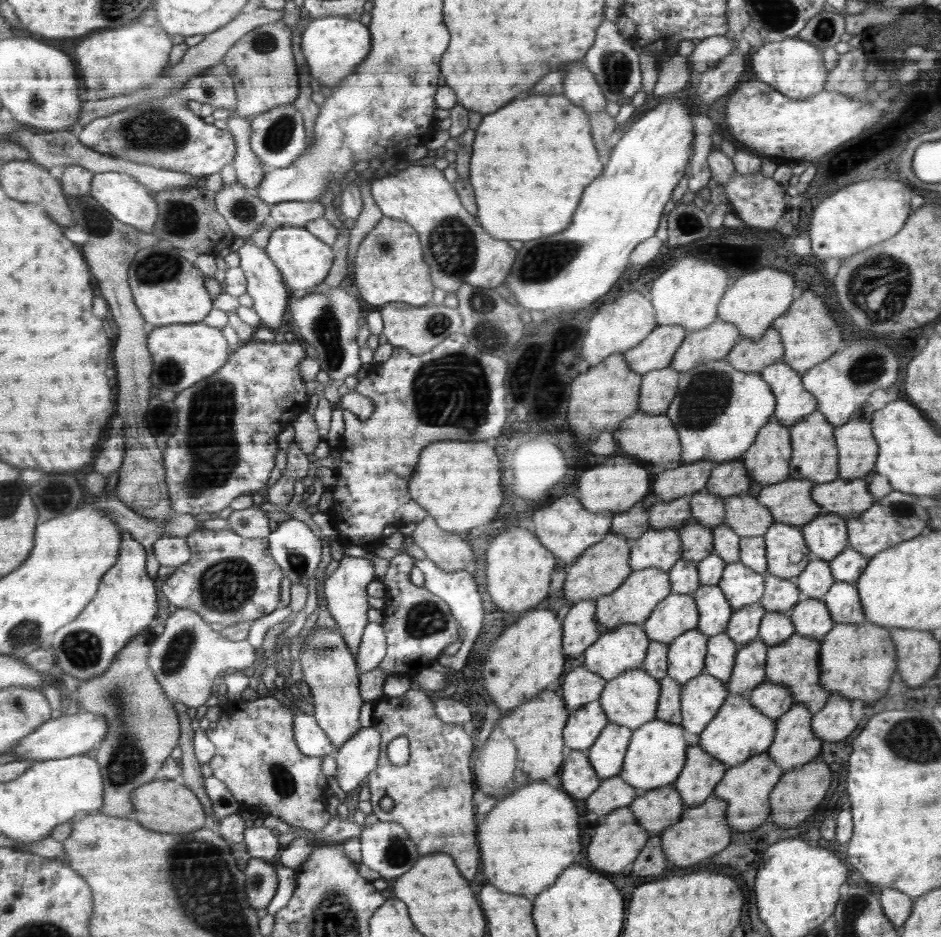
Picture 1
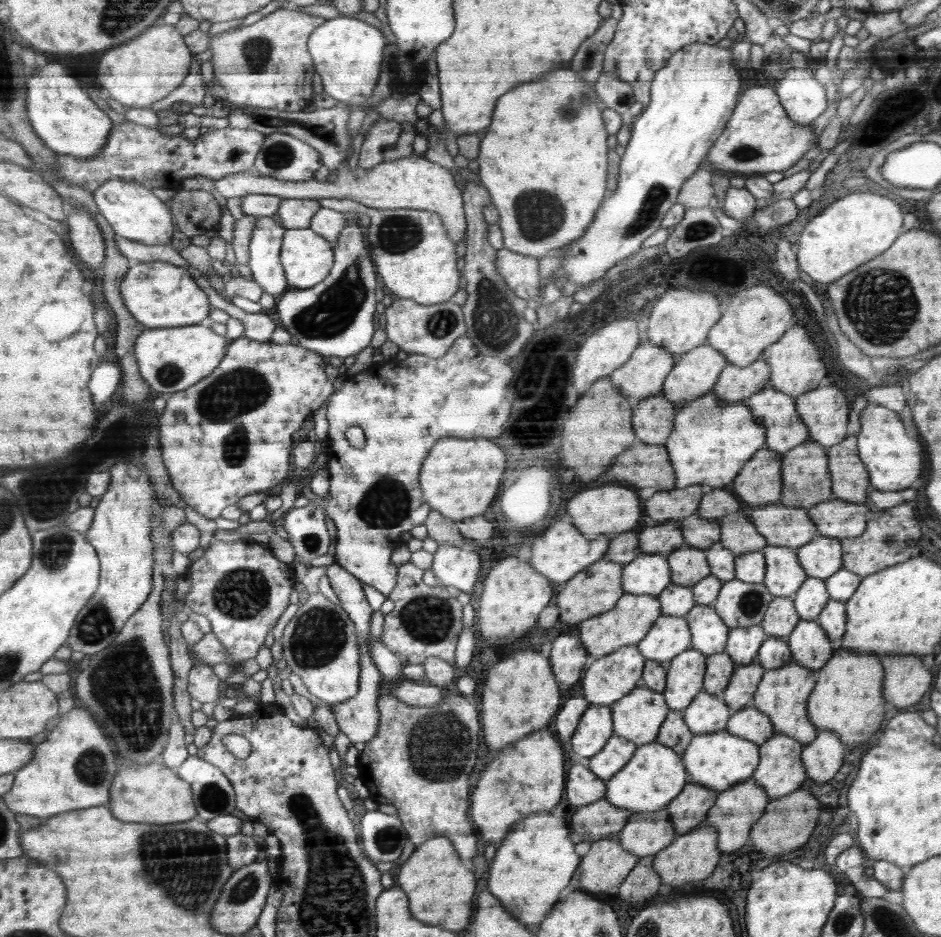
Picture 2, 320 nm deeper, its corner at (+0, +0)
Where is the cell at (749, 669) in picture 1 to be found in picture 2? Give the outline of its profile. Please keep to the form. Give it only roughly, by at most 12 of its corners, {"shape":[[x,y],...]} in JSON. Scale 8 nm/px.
{"shape":[[757,662],[736,666],[721,695],[733,713],[752,700],[766,670]]}

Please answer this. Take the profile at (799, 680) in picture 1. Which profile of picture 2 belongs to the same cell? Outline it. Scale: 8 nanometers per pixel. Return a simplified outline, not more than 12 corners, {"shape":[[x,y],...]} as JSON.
{"shape":[[766,670],[754,706],[774,733],[806,746],[819,734],[807,700],[817,671]]}

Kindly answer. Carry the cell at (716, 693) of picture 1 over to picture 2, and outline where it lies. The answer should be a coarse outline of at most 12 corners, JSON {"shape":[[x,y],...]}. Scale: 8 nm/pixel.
{"shape":[[700,692],[682,714],[700,735],[724,731],[733,711]]}

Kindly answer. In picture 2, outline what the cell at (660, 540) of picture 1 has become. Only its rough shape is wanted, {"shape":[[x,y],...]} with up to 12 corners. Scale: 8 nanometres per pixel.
{"shape":[[641,554],[624,565],[628,594],[662,594],[672,583],[666,556]]}

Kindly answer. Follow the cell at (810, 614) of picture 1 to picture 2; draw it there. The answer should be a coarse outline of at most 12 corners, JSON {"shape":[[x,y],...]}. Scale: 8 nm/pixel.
{"shape":[[800,619],[785,639],[798,665],[818,672],[833,641],[818,621]]}

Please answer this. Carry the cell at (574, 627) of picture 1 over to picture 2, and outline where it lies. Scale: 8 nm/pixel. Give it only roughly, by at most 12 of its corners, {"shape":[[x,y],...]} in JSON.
{"shape":[[560,634],[552,666],[566,689],[581,681],[589,655],[578,634]]}

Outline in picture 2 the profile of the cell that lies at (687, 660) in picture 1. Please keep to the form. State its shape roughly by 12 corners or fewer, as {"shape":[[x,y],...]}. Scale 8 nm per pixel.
{"shape":[[689,648],[667,665],[663,695],[683,712],[702,690],[707,656]]}

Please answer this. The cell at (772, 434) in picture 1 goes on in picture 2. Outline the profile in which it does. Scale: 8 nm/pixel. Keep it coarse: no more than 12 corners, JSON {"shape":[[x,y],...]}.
{"shape":[[764,446],[729,489],[753,508],[779,502],[780,456]]}

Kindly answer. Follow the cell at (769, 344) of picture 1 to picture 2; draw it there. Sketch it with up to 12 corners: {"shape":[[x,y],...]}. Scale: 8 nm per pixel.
{"shape":[[728,363],[713,391],[728,404],[770,383],[771,365]]}

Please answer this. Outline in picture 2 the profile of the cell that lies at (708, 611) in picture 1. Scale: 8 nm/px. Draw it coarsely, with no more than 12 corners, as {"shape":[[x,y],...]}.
{"shape":[[711,605],[686,614],[691,649],[710,657],[725,652],[731,632]]}

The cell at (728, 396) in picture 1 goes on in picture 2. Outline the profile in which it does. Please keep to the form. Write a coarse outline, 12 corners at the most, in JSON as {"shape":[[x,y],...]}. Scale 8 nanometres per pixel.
{"shape":[[746,400],[678,408],[675,488],[727,488],[762,447]]}

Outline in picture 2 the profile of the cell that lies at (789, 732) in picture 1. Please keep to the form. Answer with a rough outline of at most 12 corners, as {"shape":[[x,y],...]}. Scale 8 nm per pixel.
{"shape":[[774,733],[751,779],[778,799],[803,786],[803,745]]}

